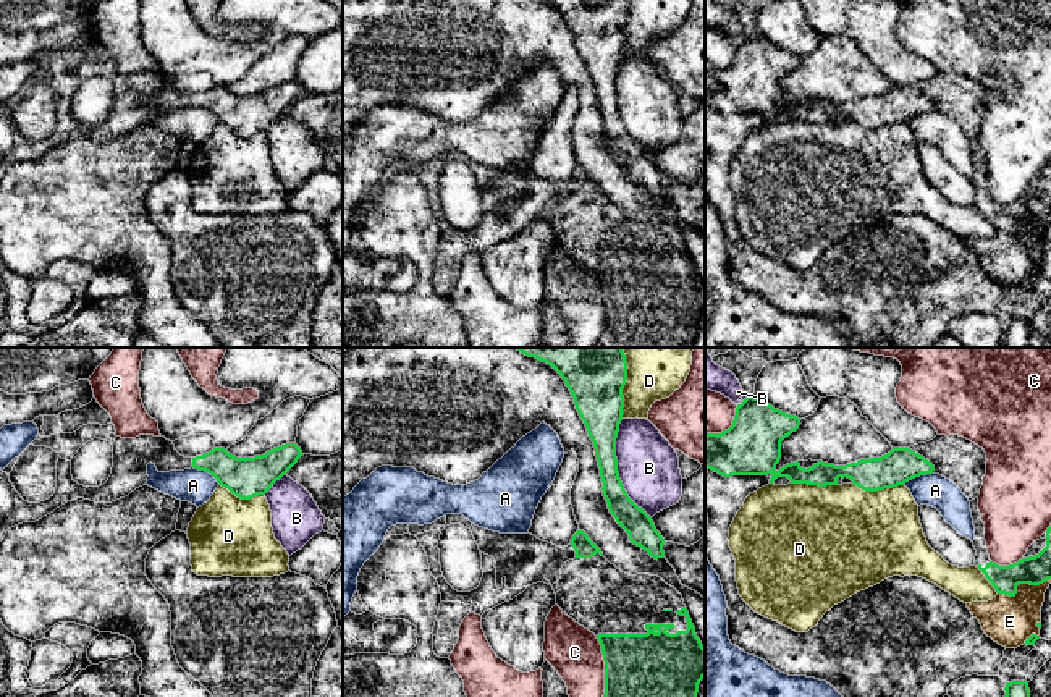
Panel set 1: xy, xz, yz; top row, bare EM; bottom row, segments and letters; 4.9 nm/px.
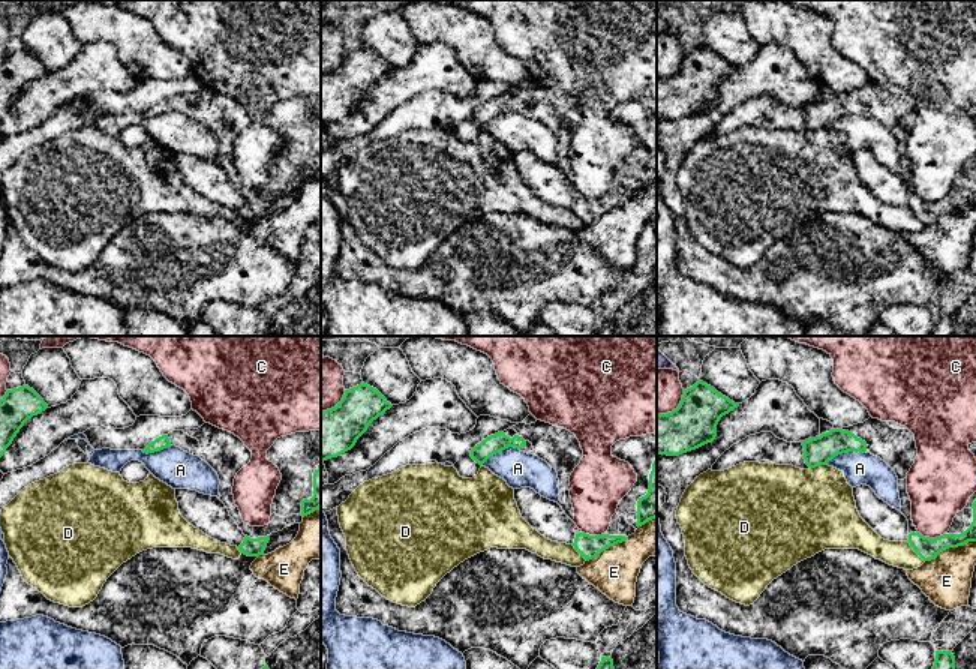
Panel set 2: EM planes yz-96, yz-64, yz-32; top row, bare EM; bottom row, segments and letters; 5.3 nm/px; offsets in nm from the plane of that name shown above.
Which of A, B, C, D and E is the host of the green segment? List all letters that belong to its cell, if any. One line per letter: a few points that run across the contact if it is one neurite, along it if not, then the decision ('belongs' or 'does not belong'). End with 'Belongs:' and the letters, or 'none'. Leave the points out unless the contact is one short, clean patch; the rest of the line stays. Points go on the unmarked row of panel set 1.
A: does not belong
B: does not belong
C: does not belong
D: does not belong
E: does not belong
Belongs: none

